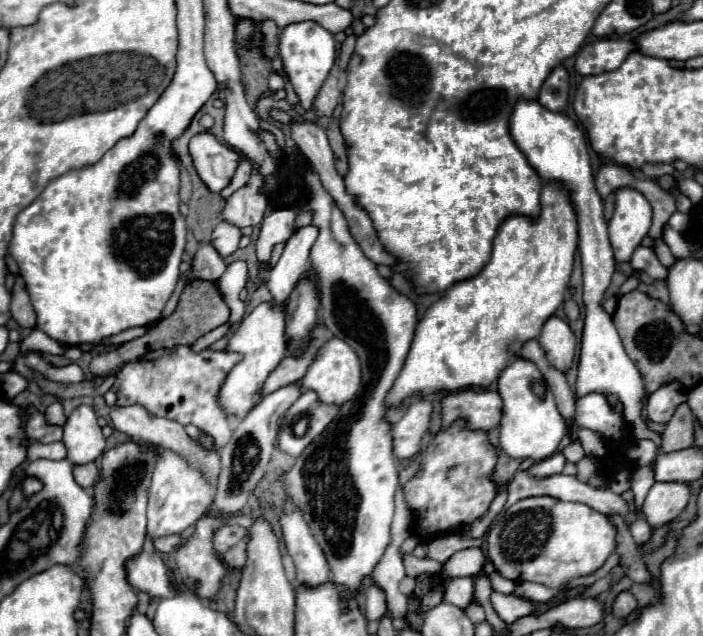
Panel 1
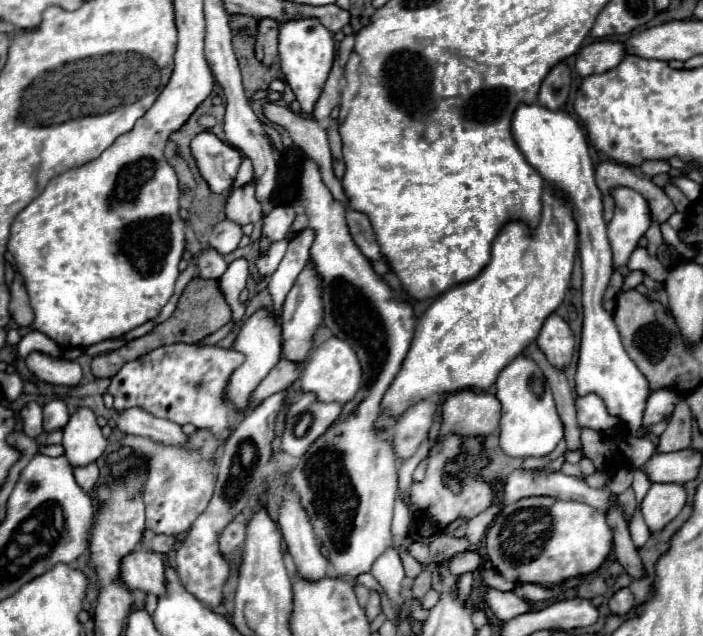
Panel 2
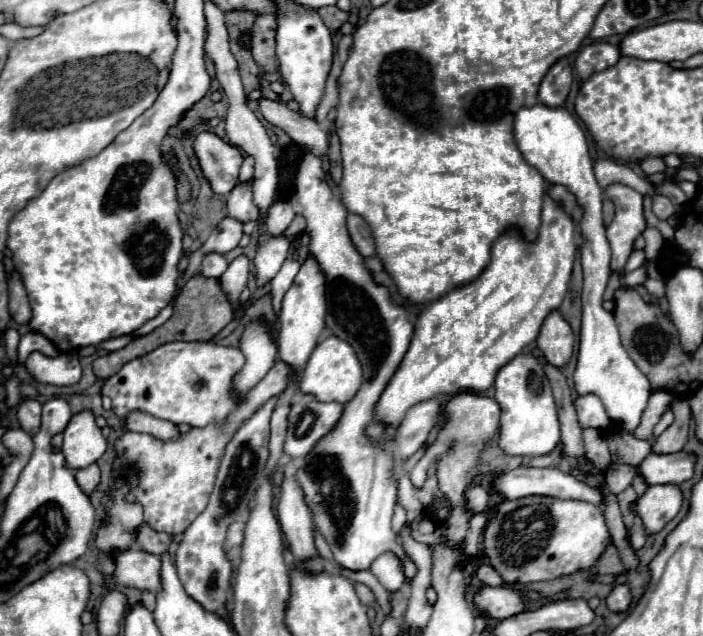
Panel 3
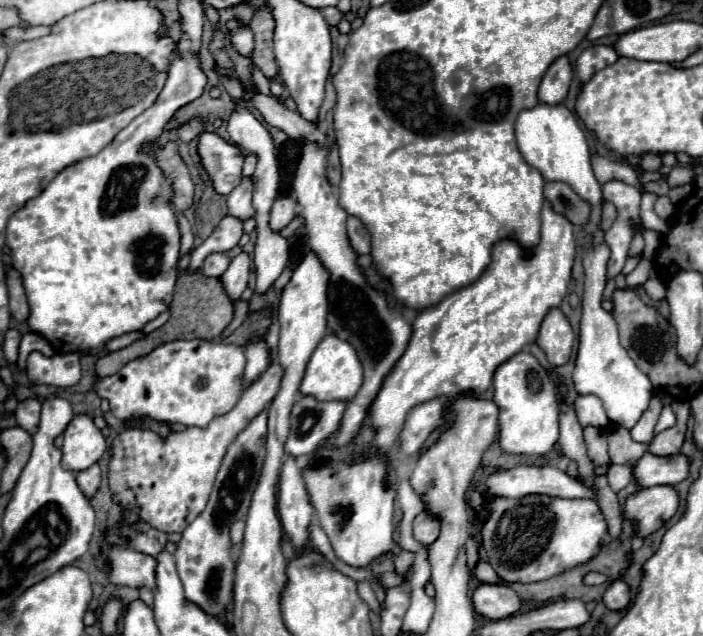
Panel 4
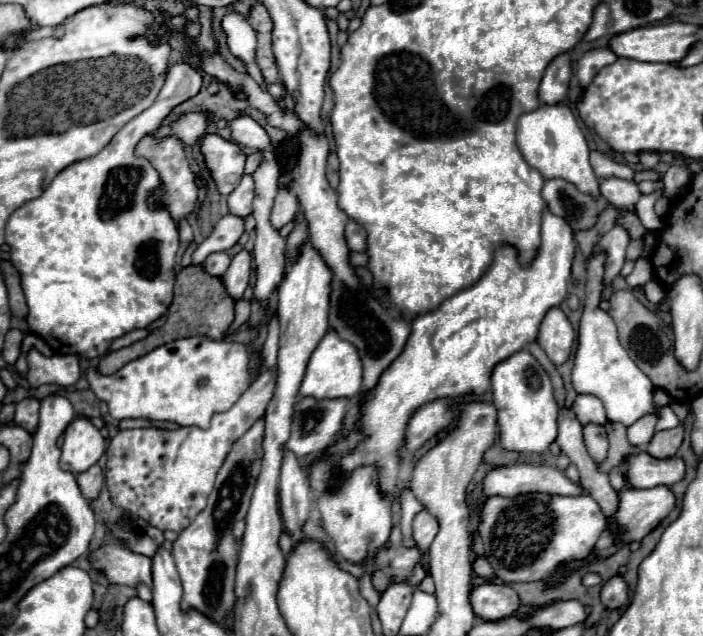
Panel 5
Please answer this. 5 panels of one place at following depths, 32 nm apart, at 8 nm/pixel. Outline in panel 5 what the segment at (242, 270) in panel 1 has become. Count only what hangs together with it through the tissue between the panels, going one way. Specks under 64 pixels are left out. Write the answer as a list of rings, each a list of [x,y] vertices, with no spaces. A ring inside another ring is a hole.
[[[240,250],[234,258],[230,268],[226,270],[226,274],[222,276],[224,286],[230,294],[244,294],[248,282],[250,282],[250,264],[252,256],[248,250]]]

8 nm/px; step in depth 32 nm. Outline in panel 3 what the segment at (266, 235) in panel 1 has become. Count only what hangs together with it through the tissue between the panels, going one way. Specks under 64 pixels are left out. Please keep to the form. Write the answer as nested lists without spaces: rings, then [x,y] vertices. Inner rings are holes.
[[[278,200],[276,204],[272,204],[272,208],[268,210],[268,232],[272,232],[274,236],[282,236],[282,232],[288,228],[288,224],[294,218],[294,210],[292,204],[288,200]]]

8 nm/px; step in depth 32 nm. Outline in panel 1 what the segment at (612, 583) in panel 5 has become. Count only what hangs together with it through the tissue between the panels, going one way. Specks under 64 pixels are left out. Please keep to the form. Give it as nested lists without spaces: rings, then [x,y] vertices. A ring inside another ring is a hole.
[[[620,592],[616,598],[614,598],[614,604],[612,604],[612,614],[616,618],[626,618],[630,612],[636,610],[636,598],[630,594],[630,592]]]

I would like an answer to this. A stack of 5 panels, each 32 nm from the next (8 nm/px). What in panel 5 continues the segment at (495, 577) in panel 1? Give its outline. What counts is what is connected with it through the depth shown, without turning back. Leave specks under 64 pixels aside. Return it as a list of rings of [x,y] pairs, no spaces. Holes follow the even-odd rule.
[[[476,556],[476,560],[472,562],[472,570],[476,576],[482,576],[482,578],[492,578],[494,572],[492,572],[492,566],[486,562],[486,558],[482,556]]]

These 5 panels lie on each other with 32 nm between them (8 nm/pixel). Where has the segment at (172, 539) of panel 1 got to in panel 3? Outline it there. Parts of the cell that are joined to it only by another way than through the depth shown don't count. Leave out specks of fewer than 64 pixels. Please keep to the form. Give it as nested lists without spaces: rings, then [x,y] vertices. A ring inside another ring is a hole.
[[[142,524],[136,528],[136,546],[140,546],[144,552],[150,554],[160,554],[166,552],[170,546],[170,536],[164,532],[154,532],[148,524]]]

